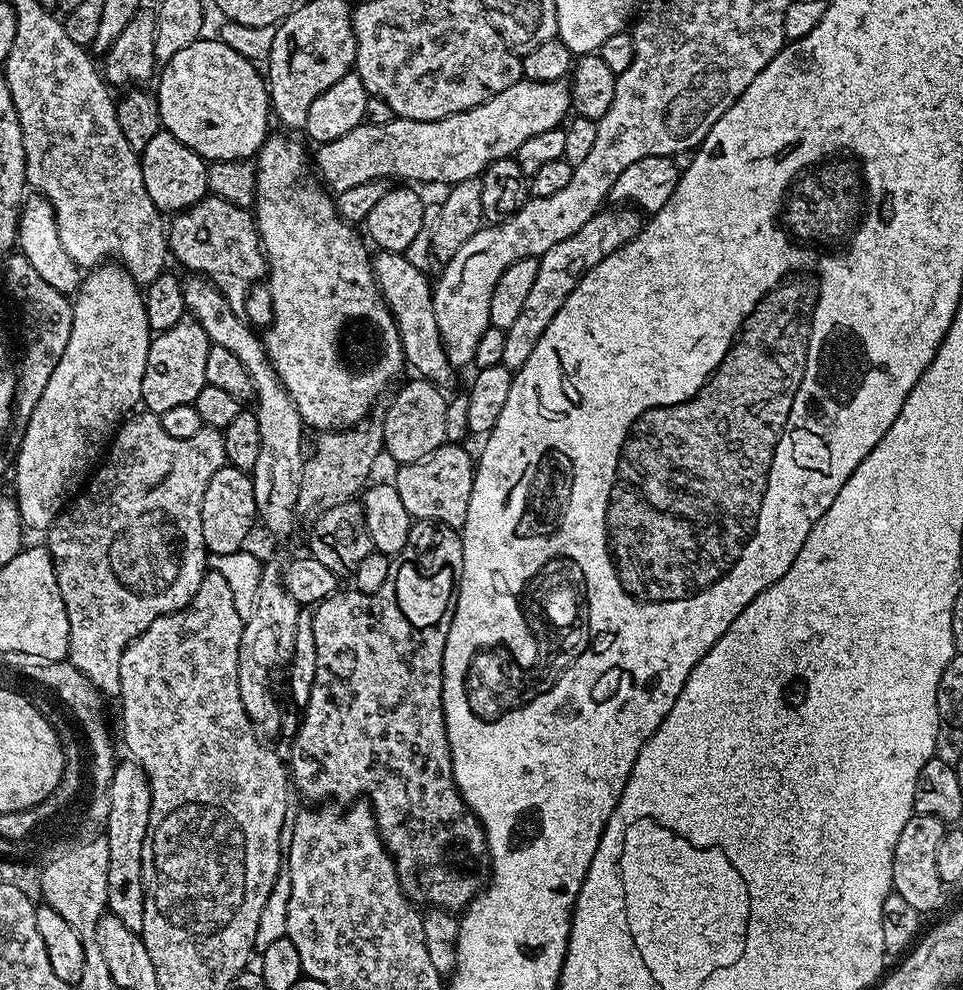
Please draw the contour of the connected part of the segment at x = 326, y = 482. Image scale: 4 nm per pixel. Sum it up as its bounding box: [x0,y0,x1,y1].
[297,418,384,509]

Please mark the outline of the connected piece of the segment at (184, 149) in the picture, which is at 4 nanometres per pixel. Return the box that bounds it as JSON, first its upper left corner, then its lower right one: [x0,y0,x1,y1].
[139,130,208,214]

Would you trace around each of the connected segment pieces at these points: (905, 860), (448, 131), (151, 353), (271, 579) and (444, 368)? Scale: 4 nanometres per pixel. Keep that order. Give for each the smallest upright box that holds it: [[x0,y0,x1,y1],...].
[[892,815,946,914],[314,78,572,193],[140,314,209,414],[238,563,301,737],[372,250,454,386]]

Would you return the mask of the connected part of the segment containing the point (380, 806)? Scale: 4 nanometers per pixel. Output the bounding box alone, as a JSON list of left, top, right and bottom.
[290,520,490,910]

